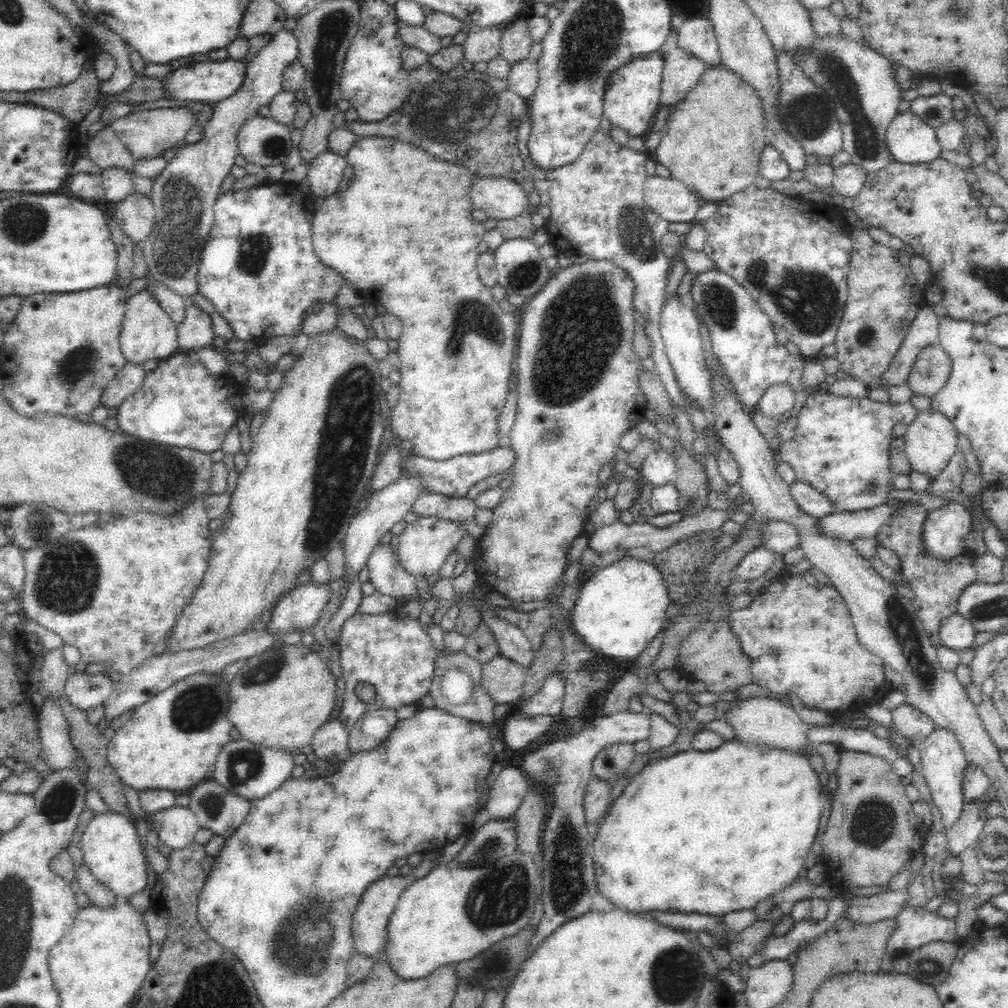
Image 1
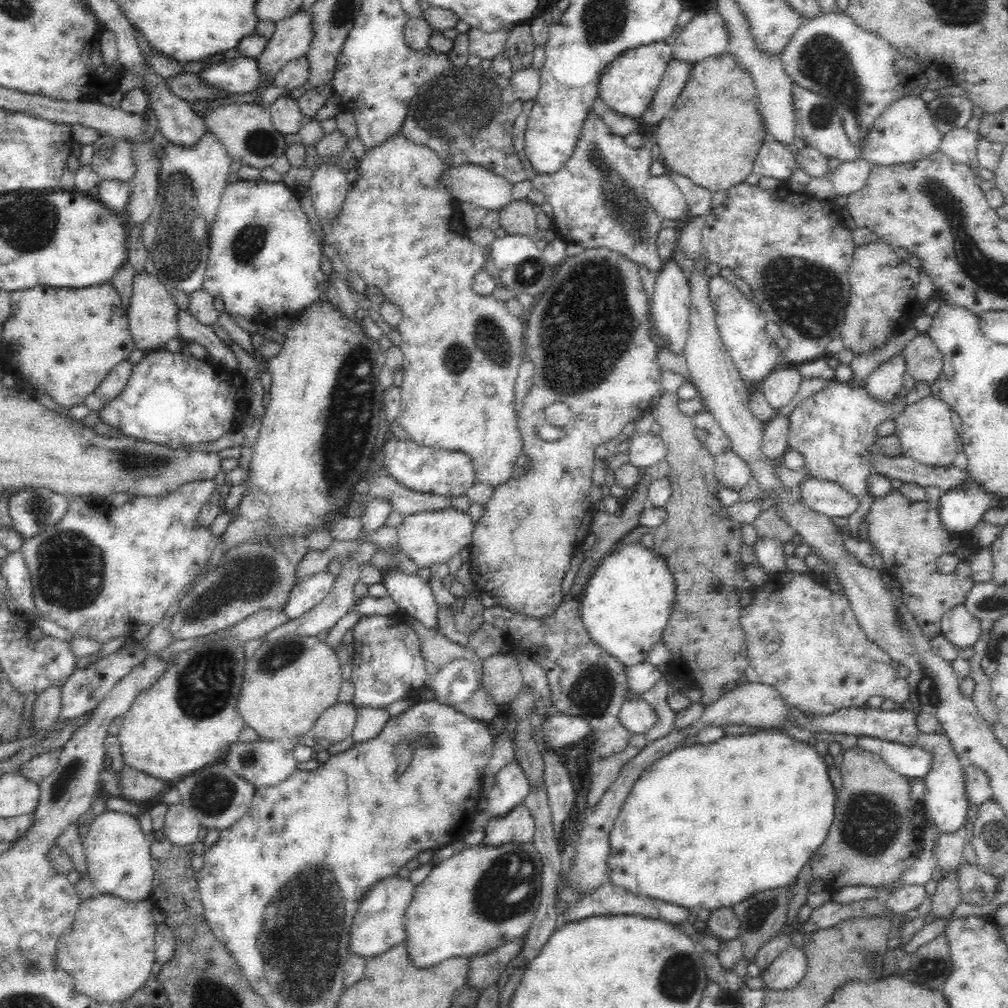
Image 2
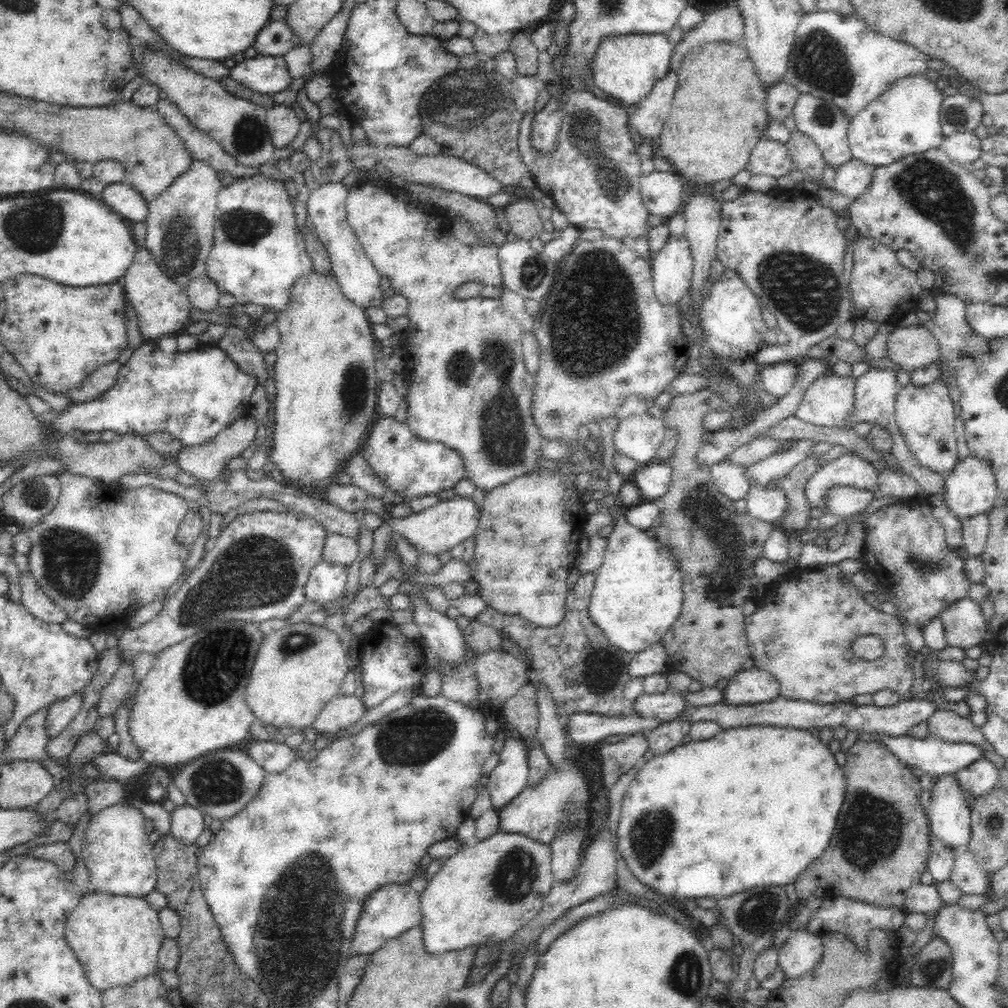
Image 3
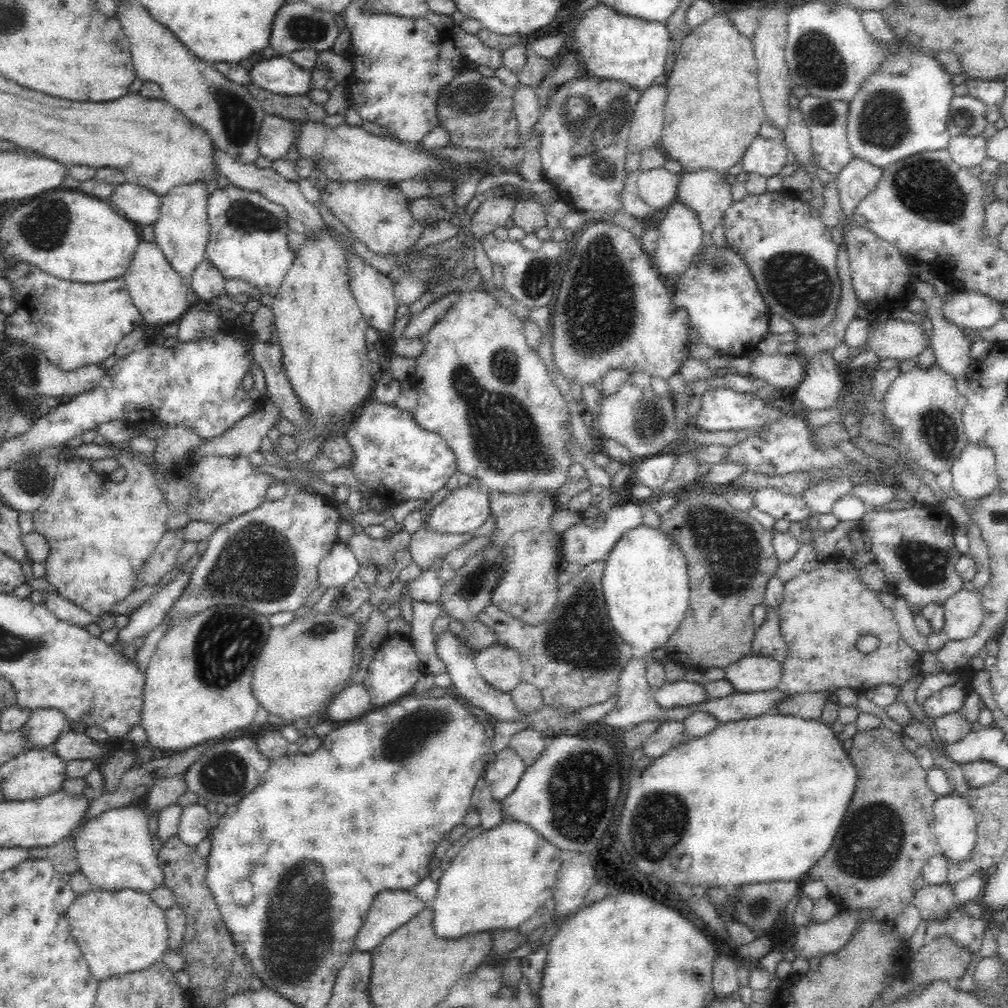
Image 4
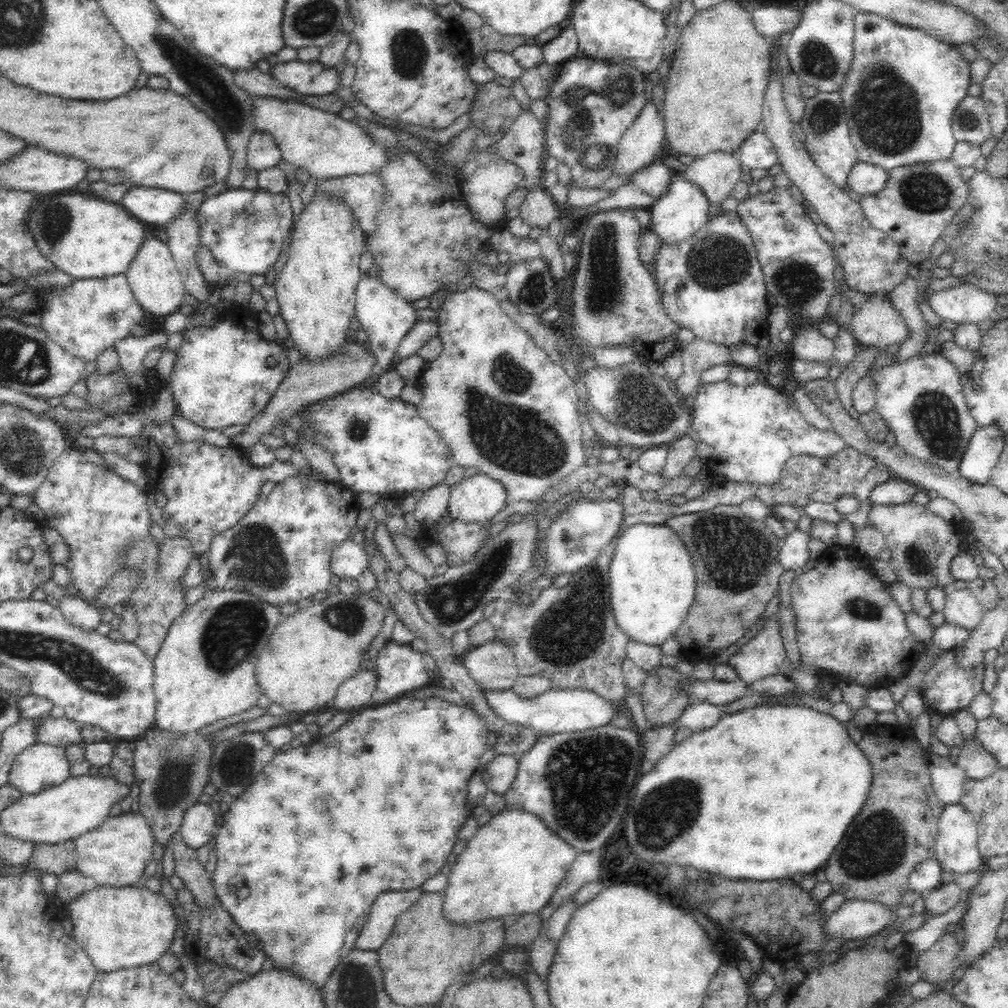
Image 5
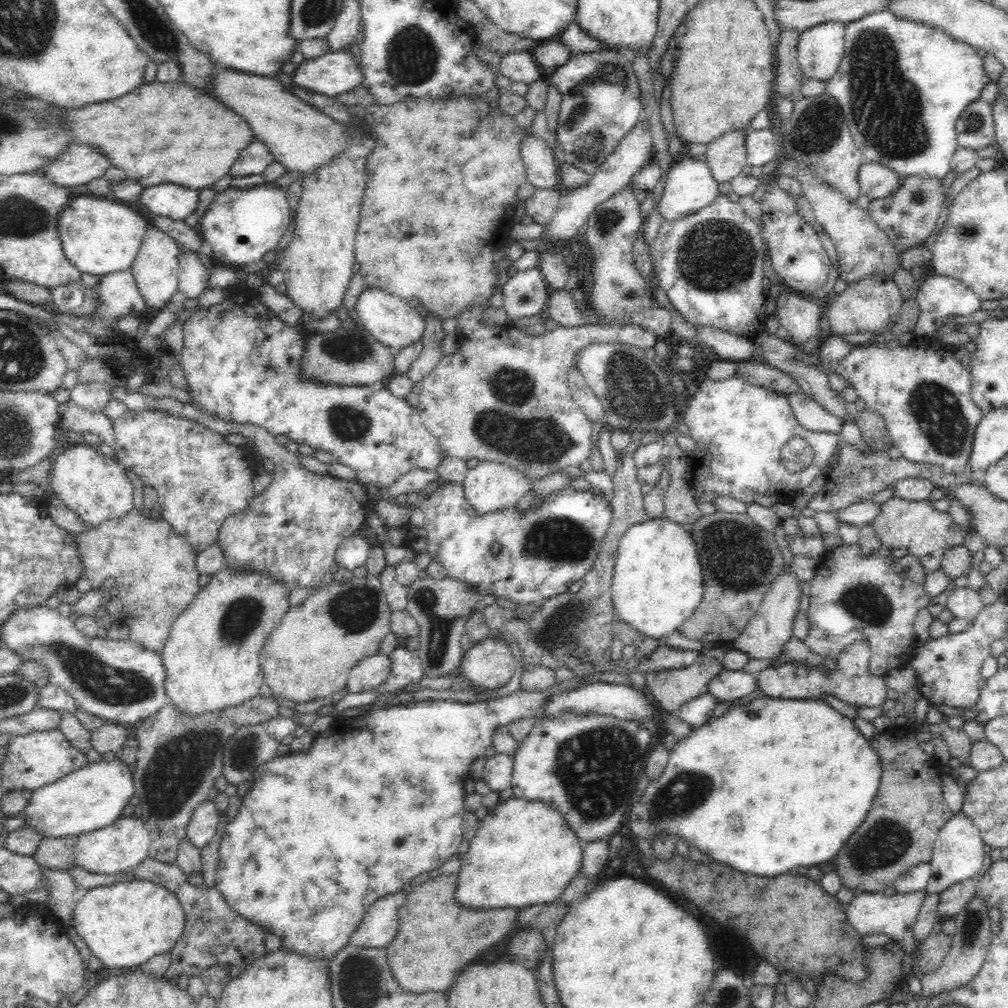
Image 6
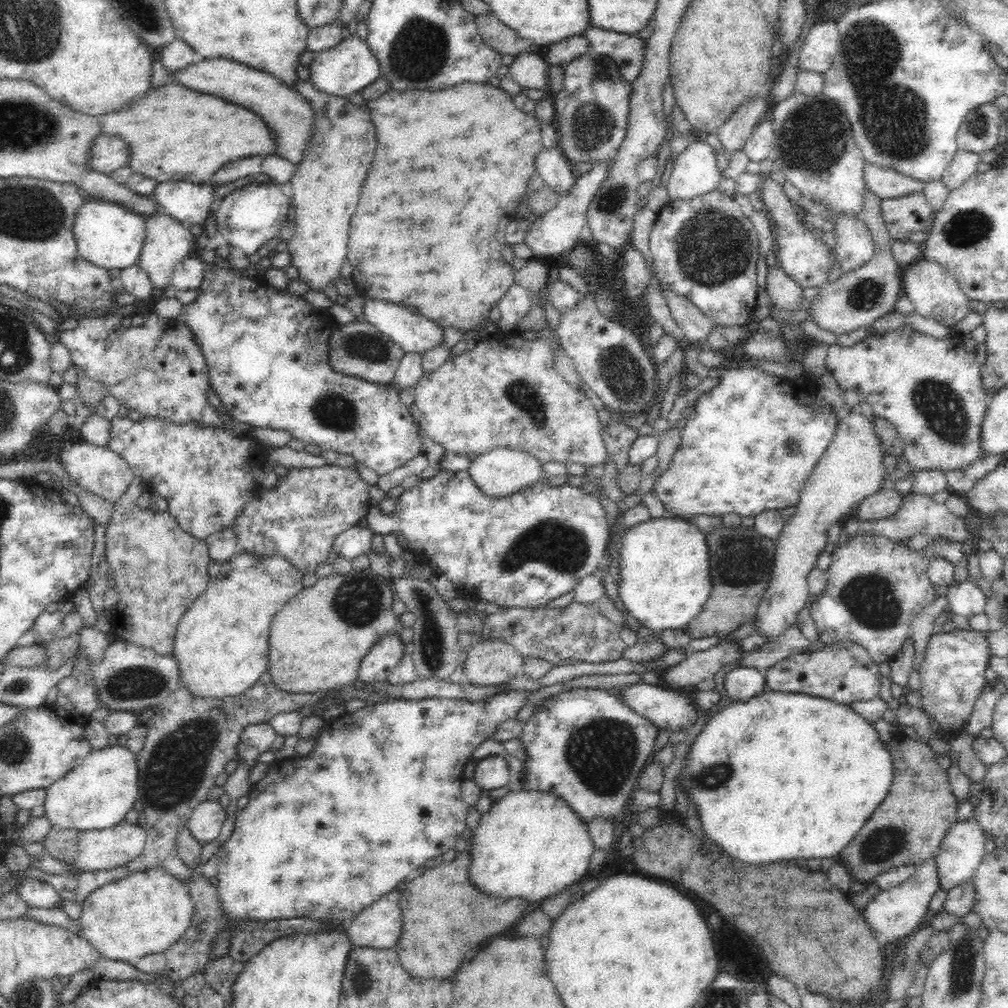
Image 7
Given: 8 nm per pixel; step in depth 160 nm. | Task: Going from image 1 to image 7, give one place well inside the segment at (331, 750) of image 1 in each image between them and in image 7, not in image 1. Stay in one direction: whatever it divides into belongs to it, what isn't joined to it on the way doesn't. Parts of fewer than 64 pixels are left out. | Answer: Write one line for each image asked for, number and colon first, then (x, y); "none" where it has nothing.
2: (336, 724)
3: (342, 712)
4: (351, 702)
5: (356, 691)
6: (370, 672)
7: (383, 657)

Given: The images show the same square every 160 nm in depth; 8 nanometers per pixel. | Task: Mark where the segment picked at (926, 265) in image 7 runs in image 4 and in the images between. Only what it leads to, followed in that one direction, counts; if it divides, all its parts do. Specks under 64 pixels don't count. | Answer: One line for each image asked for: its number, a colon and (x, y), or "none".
4: (974, 310)
5: (965, 303)
6: (939, 297)

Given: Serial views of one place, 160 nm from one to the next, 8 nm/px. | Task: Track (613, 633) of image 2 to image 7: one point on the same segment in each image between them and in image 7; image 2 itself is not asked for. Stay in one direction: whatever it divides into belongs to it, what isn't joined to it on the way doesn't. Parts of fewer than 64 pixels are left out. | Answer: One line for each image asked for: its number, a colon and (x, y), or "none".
3: (638, 594)
4: (645, 583)
5: (652, 585)
6: (657, 583)
7: (663, 582)

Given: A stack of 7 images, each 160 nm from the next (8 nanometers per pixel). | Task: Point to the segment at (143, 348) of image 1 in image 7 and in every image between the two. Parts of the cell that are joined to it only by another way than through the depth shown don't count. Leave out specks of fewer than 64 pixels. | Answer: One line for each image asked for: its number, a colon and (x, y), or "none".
2: (151, 316)
3: (161, 305)
4: (162, 296)
5: (156, 283)
6: (156, 270)
7: (167, 243)

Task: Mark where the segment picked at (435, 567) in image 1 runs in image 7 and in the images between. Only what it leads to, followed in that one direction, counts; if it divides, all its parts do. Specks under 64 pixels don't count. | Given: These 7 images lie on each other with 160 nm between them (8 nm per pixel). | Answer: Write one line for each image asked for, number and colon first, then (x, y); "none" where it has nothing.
2: (431, 538)
3: (438, 529)
4: (464, 509)
5: (479, 498)
6: (490, 486)
7: (501, 472)

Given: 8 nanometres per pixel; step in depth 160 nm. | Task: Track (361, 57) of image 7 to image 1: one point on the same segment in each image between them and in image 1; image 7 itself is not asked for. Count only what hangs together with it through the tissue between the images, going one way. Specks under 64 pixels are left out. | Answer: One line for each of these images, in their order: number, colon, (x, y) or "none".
1: (211, 81)
2: (240, 75)
3: (266, 74)
4: (278, 75)
5: (305, 78)
6: (333, 73)

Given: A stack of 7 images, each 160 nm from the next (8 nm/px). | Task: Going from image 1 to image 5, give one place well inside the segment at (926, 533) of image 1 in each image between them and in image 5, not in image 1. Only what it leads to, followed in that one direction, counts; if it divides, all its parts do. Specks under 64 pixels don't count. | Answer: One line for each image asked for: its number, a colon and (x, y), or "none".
2: (960, 510)
3: (970, 489)
4: (974, 476)
5: (982, 453)

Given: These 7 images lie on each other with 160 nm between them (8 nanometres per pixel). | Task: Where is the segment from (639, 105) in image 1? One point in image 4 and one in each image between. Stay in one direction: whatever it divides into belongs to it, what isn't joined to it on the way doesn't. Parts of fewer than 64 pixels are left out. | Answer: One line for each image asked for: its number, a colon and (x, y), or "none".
2: (628, 84)
3: (626, 68)
4: (611, 47)

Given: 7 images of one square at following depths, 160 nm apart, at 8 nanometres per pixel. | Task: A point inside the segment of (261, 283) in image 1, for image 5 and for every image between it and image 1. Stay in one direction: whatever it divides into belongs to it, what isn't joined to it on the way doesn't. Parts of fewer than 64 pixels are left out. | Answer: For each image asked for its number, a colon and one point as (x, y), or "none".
2: (264, 261)
3: (258, 253)
4: (248, 240)
5: (244, 229)

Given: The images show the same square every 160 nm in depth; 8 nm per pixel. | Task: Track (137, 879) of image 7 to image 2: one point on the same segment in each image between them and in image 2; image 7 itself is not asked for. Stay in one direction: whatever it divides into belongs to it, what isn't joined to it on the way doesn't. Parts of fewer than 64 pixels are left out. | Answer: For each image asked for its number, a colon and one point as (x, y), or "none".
2: (108, 950)
3: (116, 939)
4: (119, 932)
5: (118, 927)
6: (124, 924)

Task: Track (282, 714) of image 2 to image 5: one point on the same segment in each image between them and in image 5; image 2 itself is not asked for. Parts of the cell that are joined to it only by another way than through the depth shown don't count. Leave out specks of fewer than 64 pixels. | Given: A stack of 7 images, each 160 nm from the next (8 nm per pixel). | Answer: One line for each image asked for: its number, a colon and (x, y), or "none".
3: (299, 669)
4: (301, 664)
5: (310, 654)

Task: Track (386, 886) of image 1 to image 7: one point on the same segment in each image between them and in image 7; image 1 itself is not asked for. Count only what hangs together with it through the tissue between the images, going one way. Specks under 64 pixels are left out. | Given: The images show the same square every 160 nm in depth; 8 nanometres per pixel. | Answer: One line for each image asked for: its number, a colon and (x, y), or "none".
2: (377, 925)
3: (392, 909)
4: (390, 909)
5: (384, 912)
6: (380, 923)
7: (379, 926)

